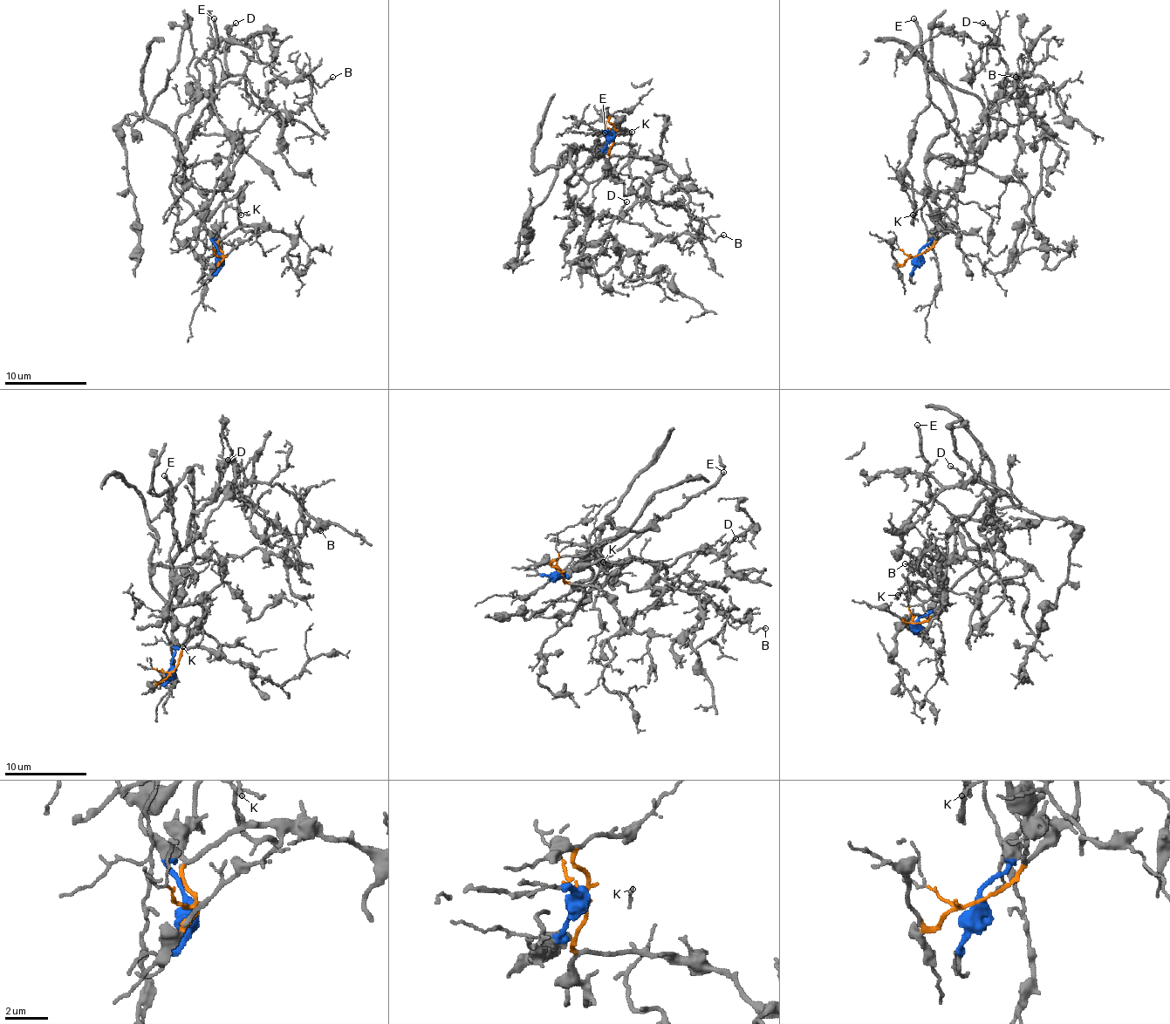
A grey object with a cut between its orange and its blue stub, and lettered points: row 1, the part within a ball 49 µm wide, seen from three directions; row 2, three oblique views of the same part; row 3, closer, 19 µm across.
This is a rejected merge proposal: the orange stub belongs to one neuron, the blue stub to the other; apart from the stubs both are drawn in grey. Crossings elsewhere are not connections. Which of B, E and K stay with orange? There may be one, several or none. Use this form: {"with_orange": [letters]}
{"with_orange": ["B"]}

